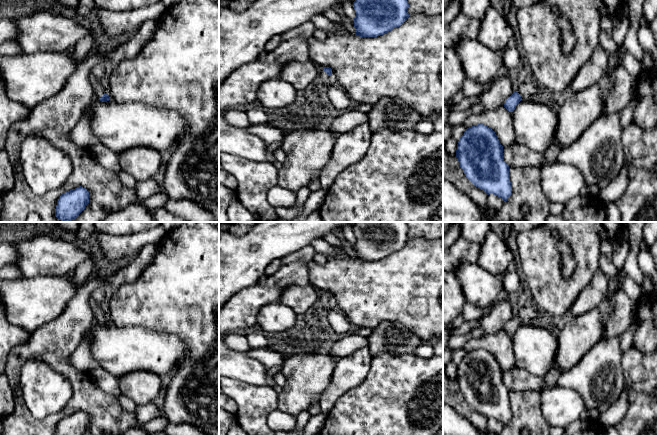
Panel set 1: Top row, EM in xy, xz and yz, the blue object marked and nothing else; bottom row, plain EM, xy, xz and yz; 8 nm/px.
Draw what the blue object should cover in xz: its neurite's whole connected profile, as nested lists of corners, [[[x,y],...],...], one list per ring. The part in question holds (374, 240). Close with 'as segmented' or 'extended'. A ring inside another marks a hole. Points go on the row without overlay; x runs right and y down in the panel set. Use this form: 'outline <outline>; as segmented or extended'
outline [[[357,222],[353,226],[355,259],[377,261],[401,250],[409,241],[406,222]]]; as segmented

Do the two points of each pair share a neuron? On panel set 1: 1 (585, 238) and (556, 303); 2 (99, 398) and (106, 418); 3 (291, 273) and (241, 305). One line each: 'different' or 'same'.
1: same
2: same
3: same

